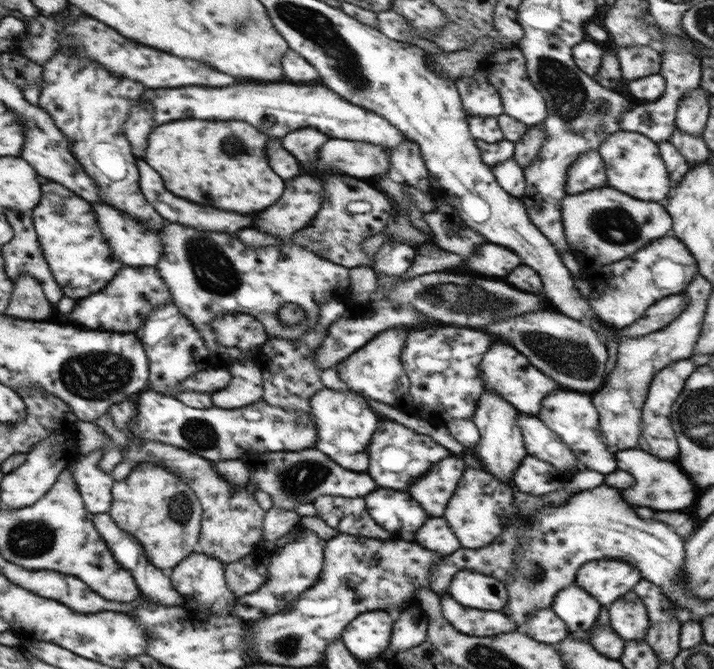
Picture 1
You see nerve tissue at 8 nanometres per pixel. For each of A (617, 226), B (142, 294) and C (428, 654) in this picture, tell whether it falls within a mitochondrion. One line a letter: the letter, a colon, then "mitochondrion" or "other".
A: mitochondrion
B: mitochondrion
C: other

